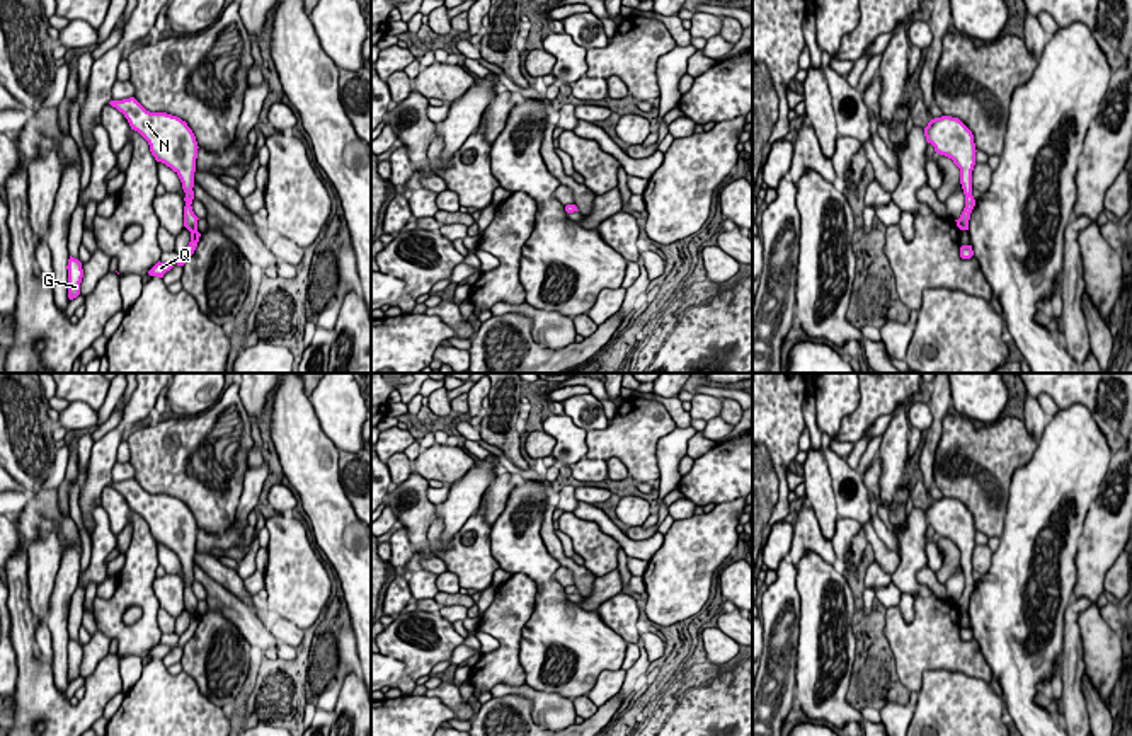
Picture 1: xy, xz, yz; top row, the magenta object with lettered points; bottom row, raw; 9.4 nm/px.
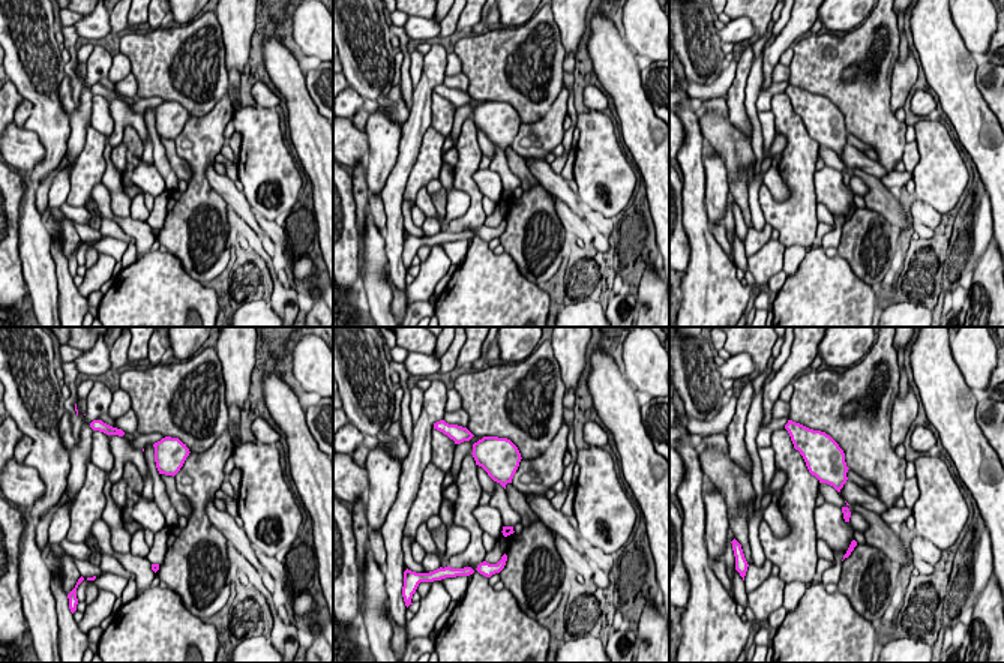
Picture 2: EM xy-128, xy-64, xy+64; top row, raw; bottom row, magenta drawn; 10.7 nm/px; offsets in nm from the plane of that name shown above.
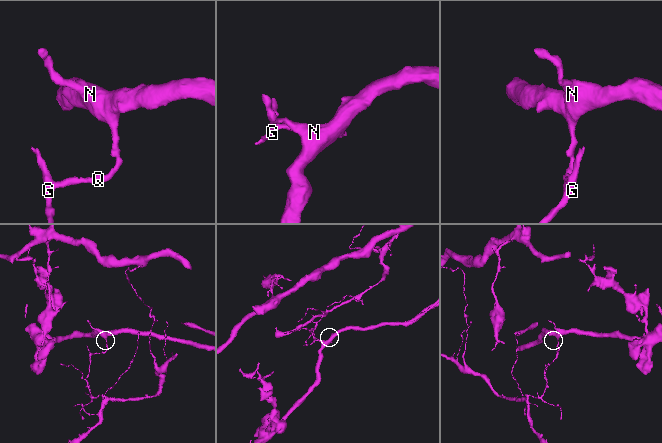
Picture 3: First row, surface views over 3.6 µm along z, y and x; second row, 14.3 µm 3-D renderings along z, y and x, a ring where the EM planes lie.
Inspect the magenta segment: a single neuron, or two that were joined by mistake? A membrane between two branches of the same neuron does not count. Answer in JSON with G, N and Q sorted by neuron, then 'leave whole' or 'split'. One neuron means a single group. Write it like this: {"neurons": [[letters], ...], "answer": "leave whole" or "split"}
{"neurons": [["G", "Q"], ["N"]], "answer": "split"}

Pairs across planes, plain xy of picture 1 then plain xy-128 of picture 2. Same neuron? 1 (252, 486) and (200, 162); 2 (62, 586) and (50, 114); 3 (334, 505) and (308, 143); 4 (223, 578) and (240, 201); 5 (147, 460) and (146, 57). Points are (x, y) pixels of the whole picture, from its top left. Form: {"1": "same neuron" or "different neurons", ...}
{"1": "same neuron", "2": "different neurons", "3": "same neuron", "4": "same neuron", "5": "same neuron"}

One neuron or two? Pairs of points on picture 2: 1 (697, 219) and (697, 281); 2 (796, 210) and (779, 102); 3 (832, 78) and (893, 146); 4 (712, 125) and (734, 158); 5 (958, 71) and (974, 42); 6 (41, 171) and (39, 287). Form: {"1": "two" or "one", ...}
{"1": "one", "2": "one", "3": "one", "4": "one", "5": "two", "6": "one"}

